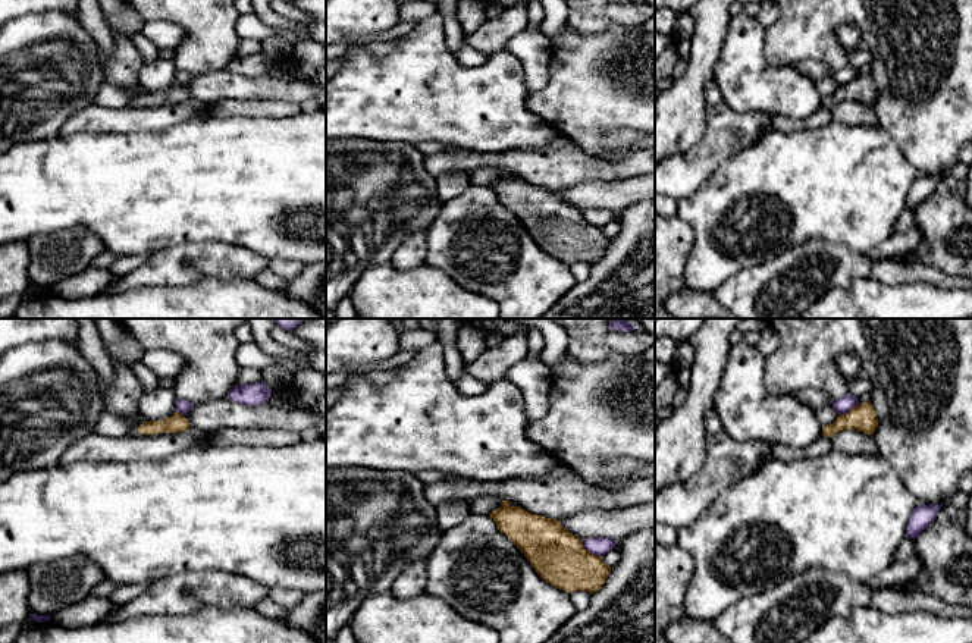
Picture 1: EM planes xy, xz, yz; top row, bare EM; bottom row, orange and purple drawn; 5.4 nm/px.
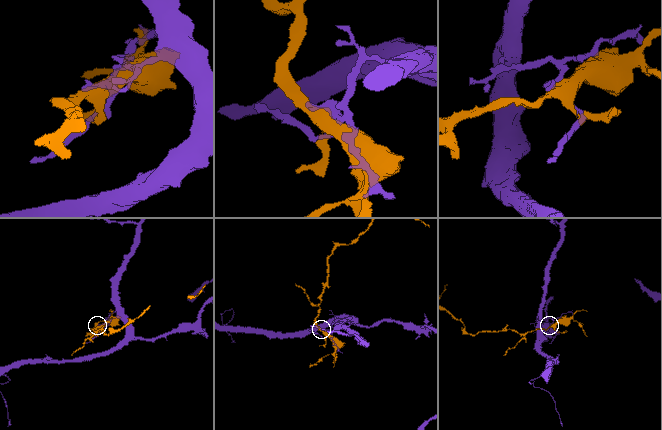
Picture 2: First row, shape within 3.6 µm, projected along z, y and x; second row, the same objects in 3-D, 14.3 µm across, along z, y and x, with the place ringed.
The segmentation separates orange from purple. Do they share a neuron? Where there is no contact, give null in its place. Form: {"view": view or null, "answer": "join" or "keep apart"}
{"view": "xz", "answer": "keep apart"}

